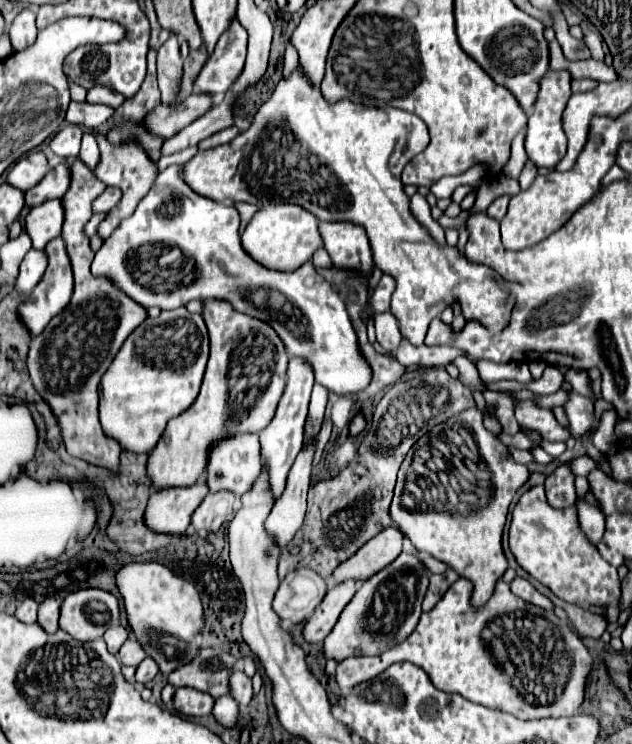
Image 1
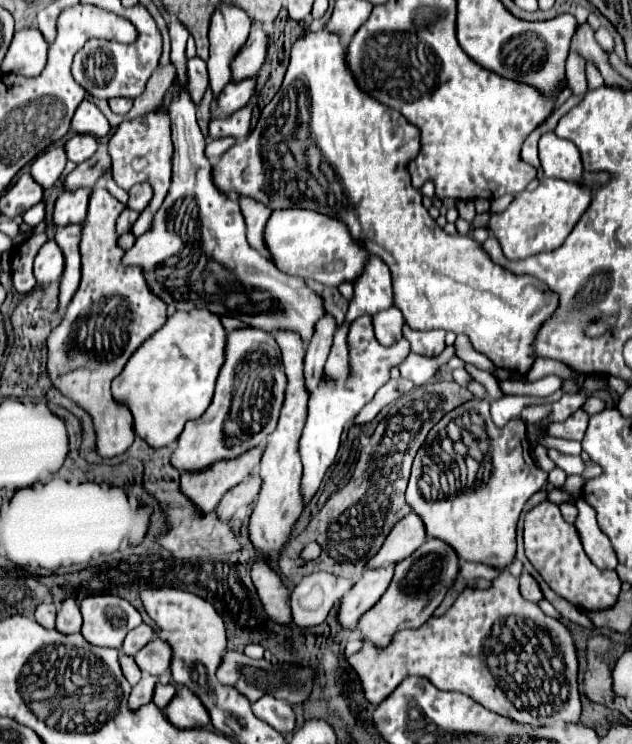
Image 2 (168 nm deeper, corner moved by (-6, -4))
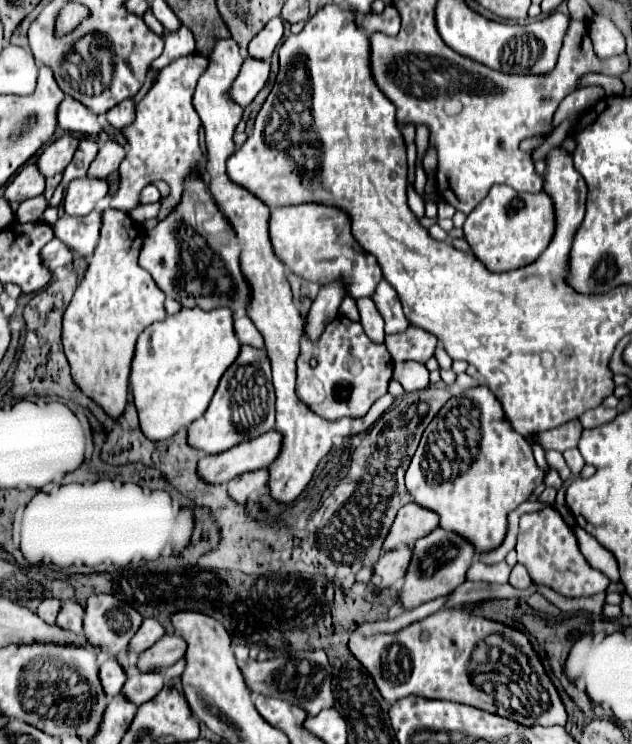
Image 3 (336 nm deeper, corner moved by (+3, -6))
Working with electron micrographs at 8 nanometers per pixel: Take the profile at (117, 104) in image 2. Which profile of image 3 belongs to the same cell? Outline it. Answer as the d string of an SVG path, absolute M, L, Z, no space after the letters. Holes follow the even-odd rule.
M126 99L124 103L112 107L112 109L106 113L108 123L110 123L112 127L116 127L116 129L122 129L124 125L132 123L134 117L136 117L136 105L134 105L132 99Z

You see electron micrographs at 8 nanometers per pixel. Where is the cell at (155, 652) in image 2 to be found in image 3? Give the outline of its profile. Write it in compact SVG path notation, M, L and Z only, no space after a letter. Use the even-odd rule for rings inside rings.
M164 635L160 641L156 641L148 651L140 655L140 671L148 669L166 669L174 665L178 659L184 657L186 643L180 639L180 635Z

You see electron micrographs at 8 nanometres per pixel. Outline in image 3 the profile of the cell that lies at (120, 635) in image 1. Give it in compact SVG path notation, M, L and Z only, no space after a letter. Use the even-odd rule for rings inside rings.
M144 619L142 627L140 627L138 633L134 635L134 639L130 641L130 647L132 647L136 653L142 653L142 651L146 651L148 647L152 647L164 633L166 633L166 629L164 629L156 619Z

